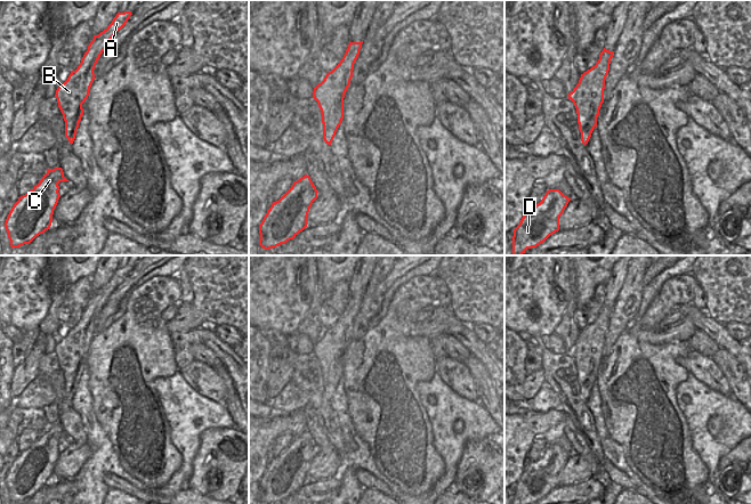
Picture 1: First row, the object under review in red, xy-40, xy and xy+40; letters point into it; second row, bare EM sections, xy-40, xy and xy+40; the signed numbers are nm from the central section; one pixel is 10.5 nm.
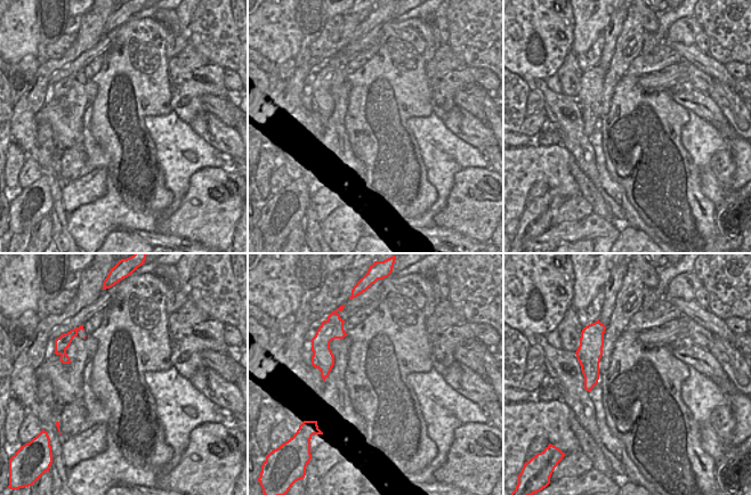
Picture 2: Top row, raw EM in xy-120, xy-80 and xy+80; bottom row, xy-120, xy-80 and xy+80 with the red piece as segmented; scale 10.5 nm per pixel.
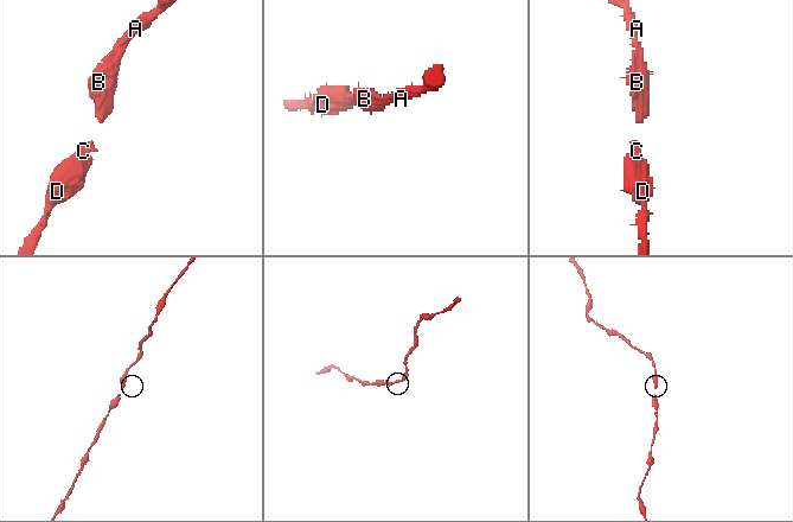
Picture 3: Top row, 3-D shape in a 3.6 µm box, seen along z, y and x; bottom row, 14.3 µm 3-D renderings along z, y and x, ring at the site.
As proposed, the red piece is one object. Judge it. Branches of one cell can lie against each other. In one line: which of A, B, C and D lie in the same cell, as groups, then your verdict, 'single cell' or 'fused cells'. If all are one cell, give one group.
A B C D | single cell

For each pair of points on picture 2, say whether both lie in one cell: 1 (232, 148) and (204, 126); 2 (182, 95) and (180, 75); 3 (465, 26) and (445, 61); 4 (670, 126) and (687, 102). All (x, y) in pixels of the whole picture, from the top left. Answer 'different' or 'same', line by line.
1: same
2: same
3: different
4: different

